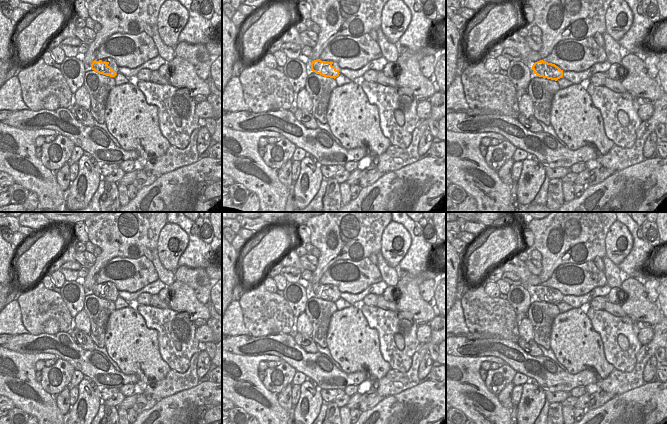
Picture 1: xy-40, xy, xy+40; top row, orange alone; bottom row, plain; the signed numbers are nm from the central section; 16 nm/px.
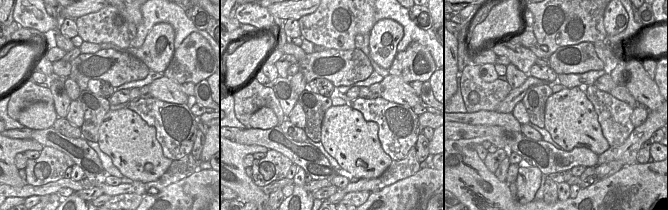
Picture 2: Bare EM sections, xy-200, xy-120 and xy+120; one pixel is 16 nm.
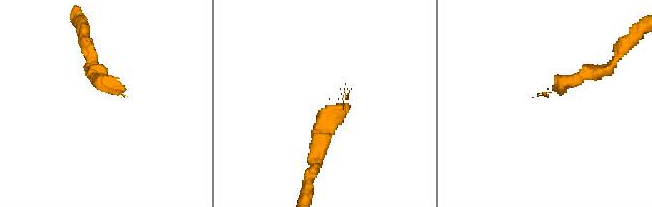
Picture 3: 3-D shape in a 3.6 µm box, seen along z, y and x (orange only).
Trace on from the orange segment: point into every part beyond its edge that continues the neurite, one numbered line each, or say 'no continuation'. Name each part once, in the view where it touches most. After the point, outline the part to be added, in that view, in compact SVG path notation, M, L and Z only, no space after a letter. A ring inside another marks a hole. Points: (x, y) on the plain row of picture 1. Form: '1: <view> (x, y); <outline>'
1: xy-40 (93, 298); M88 293L86 295L87 298L89 298L89 307L91 307L91 305L94 303L94 302L98 302L98 301L107 301L106 299L103 299L103 298L99 298L97 296L95 296L94 294L92 293Z

